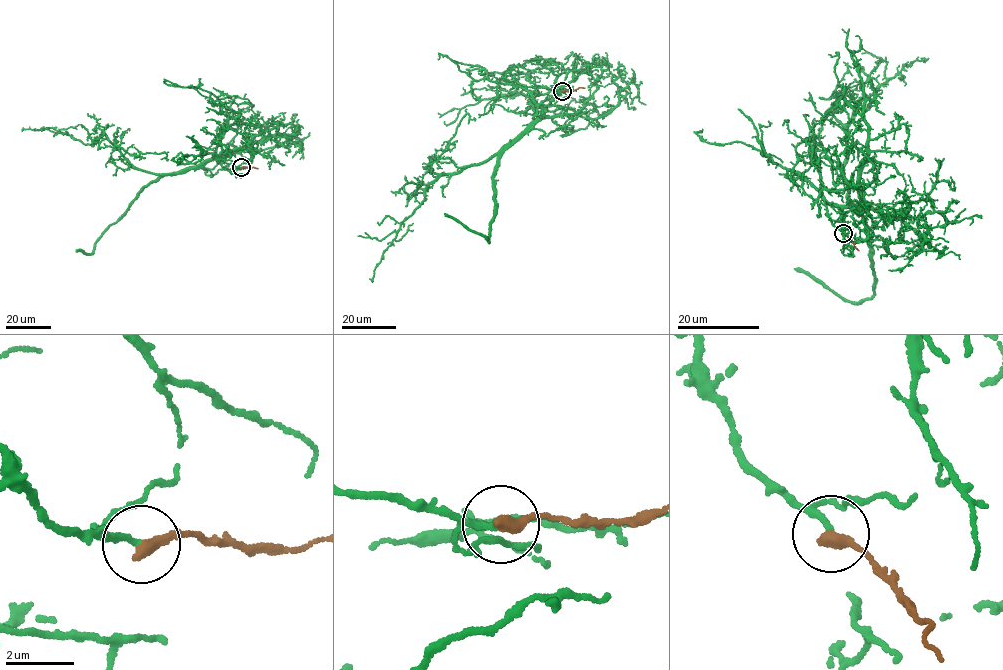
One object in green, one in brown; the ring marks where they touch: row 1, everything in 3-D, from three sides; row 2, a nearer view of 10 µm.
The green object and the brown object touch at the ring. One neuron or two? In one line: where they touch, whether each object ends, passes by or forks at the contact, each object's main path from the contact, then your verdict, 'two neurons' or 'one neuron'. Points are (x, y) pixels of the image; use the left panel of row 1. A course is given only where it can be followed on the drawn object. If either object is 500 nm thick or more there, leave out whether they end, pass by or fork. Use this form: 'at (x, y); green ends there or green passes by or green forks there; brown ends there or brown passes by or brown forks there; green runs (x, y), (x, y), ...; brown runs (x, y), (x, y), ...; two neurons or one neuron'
at (241, 167); green passes by; brown ends there; green runs (241, 167), (217, 157), (153, 174), (139, 170), (103, 133), (85, 144), (52, 128), (23, 127); brown runs (241, 167), (258, 168); one neuron

